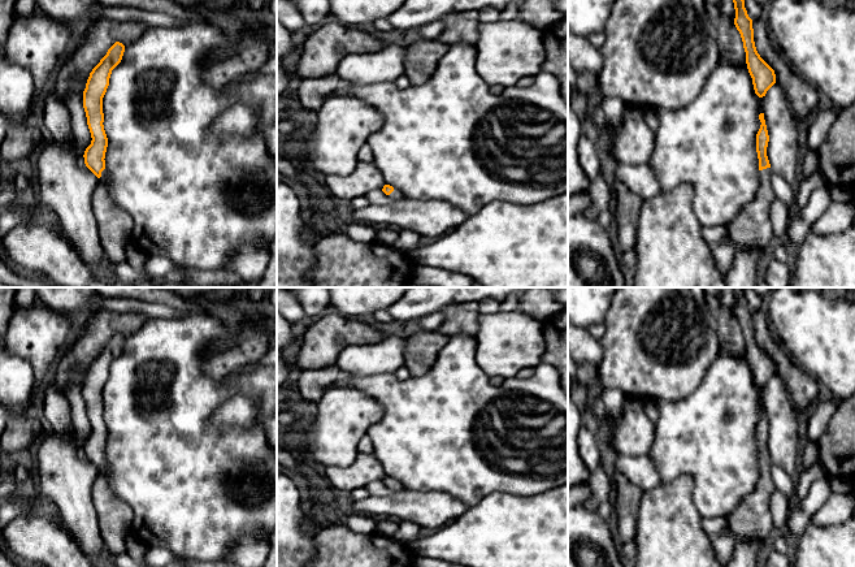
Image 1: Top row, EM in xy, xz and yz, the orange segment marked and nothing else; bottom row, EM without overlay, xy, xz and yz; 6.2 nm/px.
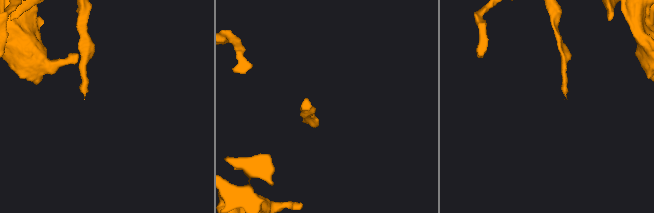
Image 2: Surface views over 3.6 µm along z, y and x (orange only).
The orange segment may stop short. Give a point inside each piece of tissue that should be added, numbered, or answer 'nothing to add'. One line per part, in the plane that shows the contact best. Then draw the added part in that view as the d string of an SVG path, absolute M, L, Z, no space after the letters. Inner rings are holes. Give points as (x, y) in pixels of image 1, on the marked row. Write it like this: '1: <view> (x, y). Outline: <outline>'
1: xy (114, 225). Outline: M104 169L92 195L92 212L105 256L109 261L123 263L134 221L125 209L112 200L107 189L107 177L108 172Z

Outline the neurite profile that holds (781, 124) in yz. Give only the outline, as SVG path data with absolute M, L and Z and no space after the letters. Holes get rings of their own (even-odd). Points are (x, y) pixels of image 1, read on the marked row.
M773 85L765 94L764 120L769 135L767 156L773 173L791 186L798 181L798 125L782 87Z

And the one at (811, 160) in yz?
M808 150L803 160L803 178L811 176L816 169L819 169L819 155Z

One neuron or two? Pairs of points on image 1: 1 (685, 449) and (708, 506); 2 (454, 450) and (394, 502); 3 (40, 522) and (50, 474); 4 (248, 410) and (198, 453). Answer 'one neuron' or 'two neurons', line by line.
1: one neuron
2: two neurons
3: two neurons
4: two neurons

